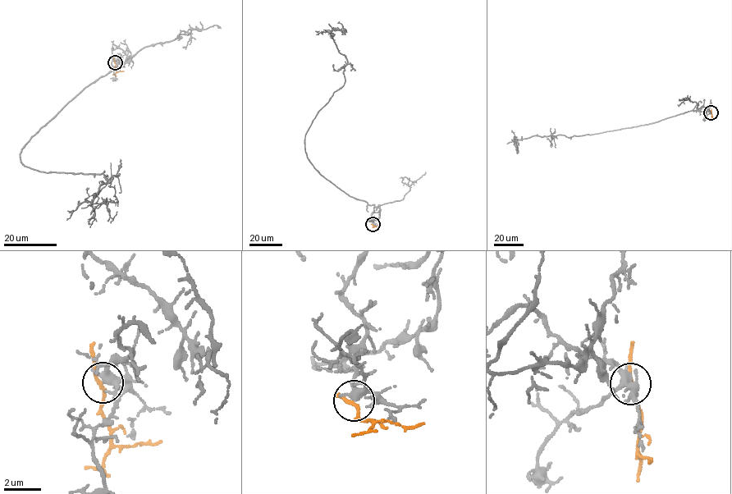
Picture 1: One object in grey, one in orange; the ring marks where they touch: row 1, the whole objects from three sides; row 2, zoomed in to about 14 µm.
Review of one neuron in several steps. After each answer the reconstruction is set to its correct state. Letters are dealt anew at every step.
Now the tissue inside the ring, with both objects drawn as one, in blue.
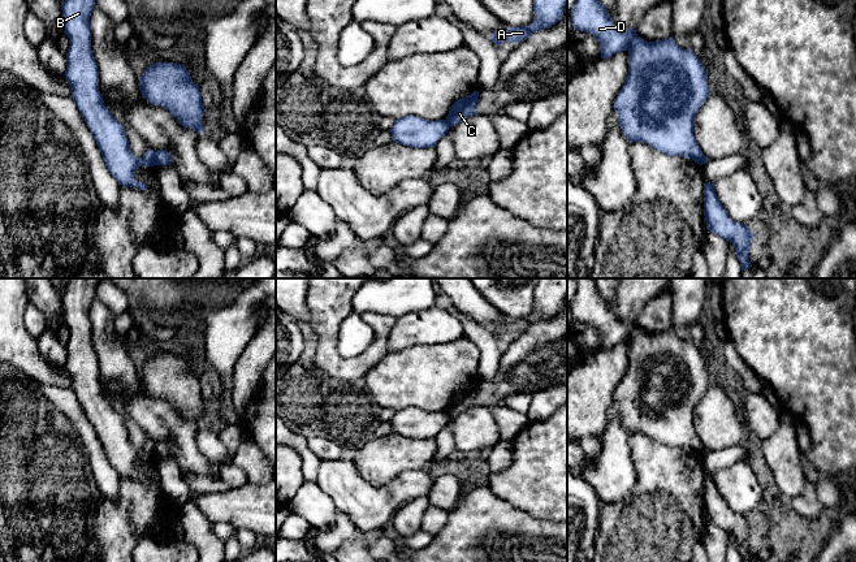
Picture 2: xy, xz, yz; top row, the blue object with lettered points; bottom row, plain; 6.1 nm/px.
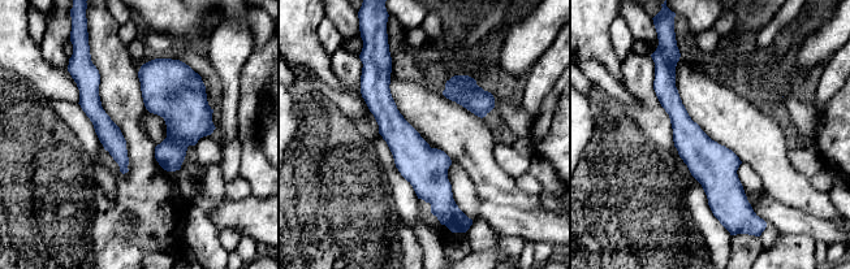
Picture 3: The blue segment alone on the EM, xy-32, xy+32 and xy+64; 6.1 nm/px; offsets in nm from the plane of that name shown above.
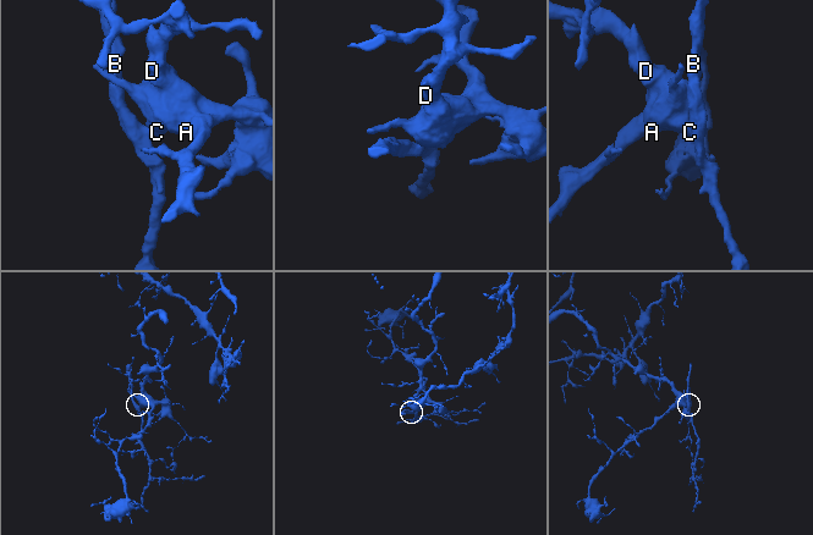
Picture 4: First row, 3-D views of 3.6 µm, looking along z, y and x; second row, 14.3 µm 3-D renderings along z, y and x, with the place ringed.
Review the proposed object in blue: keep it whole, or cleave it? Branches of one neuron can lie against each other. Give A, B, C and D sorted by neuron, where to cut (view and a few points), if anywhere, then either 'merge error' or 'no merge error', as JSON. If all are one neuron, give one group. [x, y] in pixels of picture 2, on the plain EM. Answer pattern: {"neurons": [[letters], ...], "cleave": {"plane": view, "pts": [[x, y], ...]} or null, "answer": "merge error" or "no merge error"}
{"neurons": [["A", "C", "D"], ["B"]], "cleave": {"plane": "xy", "pts": [[154, 442], [156, 455]]}, "answer": "merge error"}

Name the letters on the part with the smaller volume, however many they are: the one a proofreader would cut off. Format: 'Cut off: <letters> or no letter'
Cut off: B

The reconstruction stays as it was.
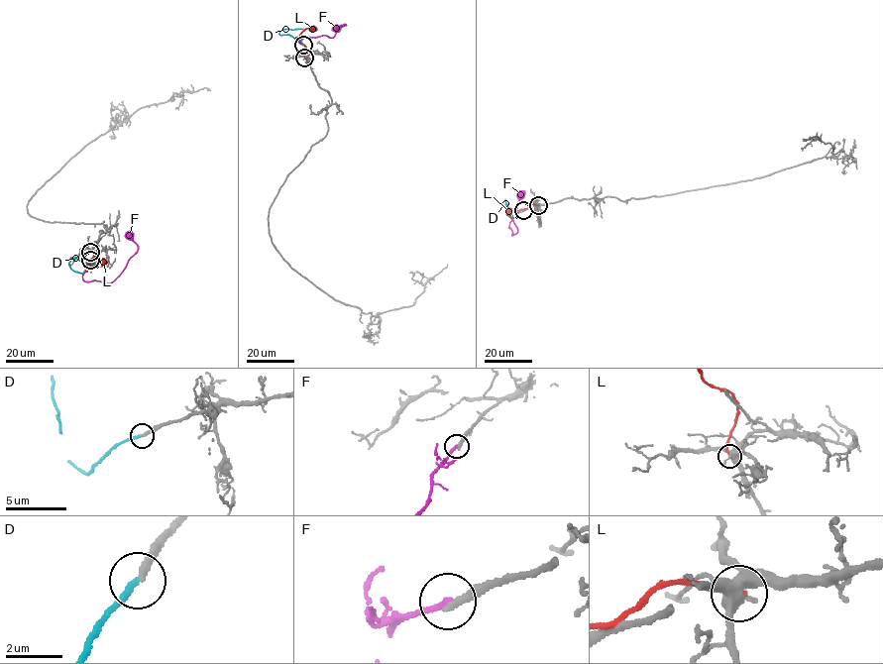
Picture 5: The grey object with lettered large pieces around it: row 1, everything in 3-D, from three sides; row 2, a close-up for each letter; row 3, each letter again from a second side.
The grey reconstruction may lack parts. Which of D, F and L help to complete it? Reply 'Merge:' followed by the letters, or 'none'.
Merge: D

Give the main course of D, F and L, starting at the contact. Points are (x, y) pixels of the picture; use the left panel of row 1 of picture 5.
D: (90, 261), (80, 273), (69, 265), (74, 258), (93, 264)
F: (90, 260), (82, 276), (83, 279), (112, 282), (138, 249), (127, 232)
L: (90, 252), (93, 257), (87, 262), (85, 271), (99, 266), (105, 259)

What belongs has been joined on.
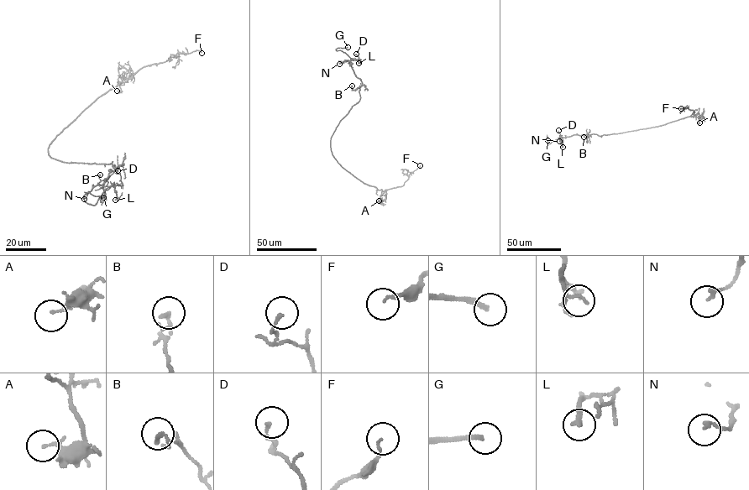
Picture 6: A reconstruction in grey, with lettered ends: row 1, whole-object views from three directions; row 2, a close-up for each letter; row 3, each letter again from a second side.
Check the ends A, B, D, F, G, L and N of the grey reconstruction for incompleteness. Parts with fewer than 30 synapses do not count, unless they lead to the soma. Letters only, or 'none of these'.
G

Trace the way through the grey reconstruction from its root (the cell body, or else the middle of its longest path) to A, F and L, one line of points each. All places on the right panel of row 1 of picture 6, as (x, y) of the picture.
A: (632, 131), (661, 126), (698, 113), (703, 117), (699, 122)
F: (632, 131), (661, 126), (694, 115), (693, 110), (681, 108)
L: (632, 131), (600, 136), (574, 134), (560, 138), (563, 147)

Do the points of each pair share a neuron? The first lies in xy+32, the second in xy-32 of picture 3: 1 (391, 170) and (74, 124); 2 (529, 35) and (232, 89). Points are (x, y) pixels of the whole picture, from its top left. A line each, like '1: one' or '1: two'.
1: one
2: one

